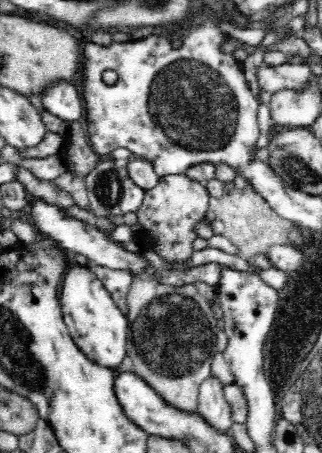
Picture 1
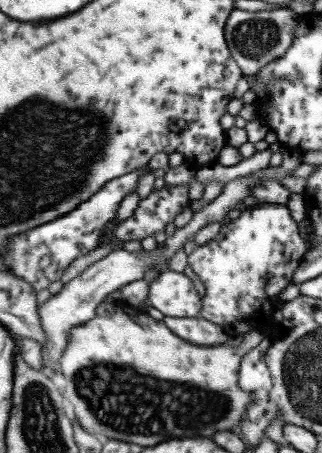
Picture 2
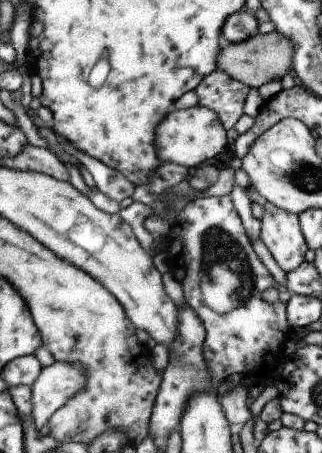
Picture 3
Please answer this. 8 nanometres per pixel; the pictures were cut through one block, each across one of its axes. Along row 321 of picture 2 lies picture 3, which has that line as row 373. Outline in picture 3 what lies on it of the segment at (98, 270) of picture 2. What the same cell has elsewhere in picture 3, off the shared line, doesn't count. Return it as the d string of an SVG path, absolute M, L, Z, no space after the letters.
M55 362L45 368L39 380L33 384L33 410L35 426L41 430L51 418L67 406L73 398L87 390L91 384L91 368L83 362Z

